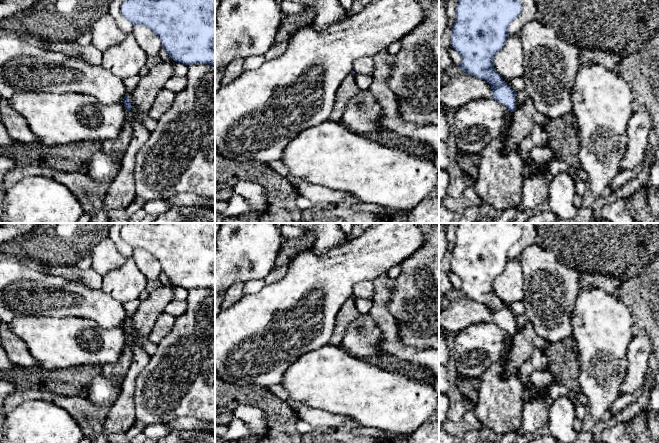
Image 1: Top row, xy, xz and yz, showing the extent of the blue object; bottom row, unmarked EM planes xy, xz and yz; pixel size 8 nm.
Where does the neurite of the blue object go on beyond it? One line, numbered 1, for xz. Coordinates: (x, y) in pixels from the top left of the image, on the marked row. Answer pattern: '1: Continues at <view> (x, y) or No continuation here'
1: No continuation here

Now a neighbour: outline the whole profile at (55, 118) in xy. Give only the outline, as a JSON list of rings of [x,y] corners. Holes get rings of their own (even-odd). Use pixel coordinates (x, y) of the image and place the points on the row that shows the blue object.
[[[18,92],[8,101],[44,145],[113,140],[125,123],[125,109],[121,104],[106,105],[82,93]]]

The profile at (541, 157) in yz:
[[[547,143],[542,147],[533,148],[529,154],[529,158],[531,162],[522,167],[522,175],[524,179],[537,171],[543,171],[548,168],[556,156]]]

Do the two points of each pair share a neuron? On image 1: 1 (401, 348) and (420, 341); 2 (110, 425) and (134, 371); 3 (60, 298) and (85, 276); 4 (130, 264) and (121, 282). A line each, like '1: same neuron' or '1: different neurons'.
1: different neurons
2: same neuron
3: different neurons
4: same neuron

